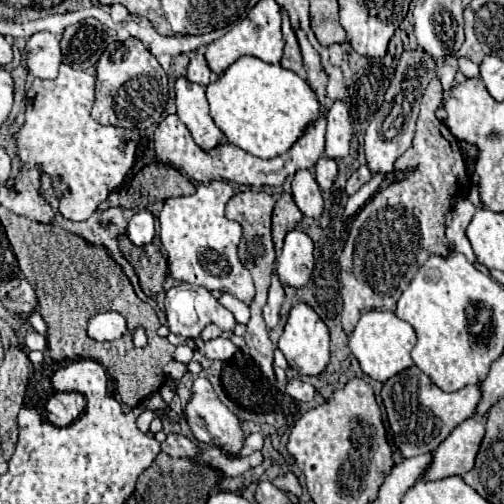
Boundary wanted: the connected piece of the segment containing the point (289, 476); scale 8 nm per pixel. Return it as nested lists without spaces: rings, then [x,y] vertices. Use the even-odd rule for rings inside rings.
[[[286,472],[284,476],[280,476],[280,478],[276,480],[276,484],[284,484],[284,490],[292,492],[294,496],[300,496],[300,494],[298,494],[298,486],[300,486],[300,482],[298,482],[298,478],[296,478],[292,472]]]

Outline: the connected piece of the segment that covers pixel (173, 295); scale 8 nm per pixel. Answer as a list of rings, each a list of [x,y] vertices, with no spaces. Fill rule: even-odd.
[[[176,282],[164,298],[164,314],[166,314],[166,326],[170,328],[170,332],[184,336],[184,338],[198,338],[200,332],[208,326],[208,324],[216,324],[226,332],[232,332],[236,326],[236,320],[232,316],[232,312],[228,312],[218,298],[212,296],[210,290],[206,290],[204,286],[194,286],[188,282]]]

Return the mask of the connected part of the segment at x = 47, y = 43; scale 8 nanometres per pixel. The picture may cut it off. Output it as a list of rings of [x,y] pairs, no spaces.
[[[38,32],[26,44],[26,66],[34,78],[52,80],[62,64],[60,44],[54,34]]]

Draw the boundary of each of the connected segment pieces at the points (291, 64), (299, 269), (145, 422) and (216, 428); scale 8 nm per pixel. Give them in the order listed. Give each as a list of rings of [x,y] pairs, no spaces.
[[[282,8],[282,35],[285,40],[284,56],[282,56],[282,66],[288,70],[294,70],[298,76],[306,76],[306,68],[304,68],[304,58],[298,46],[298,38],[292,30],[288,12]]]
[[[292,230],[284,238],[282,254],[276,260],[276,274],[284,286],[302,288],[310,280],[310,268],[314,266],[312,240],[300,232]]]
[[[146,410],[146,412],[138,418],[138,428],[146,434],[146,432],[150,430],[150,422],[152,422],[154,418],[160,418],[160,416],[162,416],[160,410]]]
[[[196,378],[192,382],[192,396],[184,408],[184,414],[186,414],[186,422],[190,426],[190,432],[194,434],[194,438],[198,442],[218,446],[232,458],[236,458],[236,454],[242,450],[244,440],[246,440],[246,434],[242,430],[242,420],[228,406],[224,406],[220,402],[220,398],[216,396],[216,390],[212,388],[212,384],[206,378]]]

